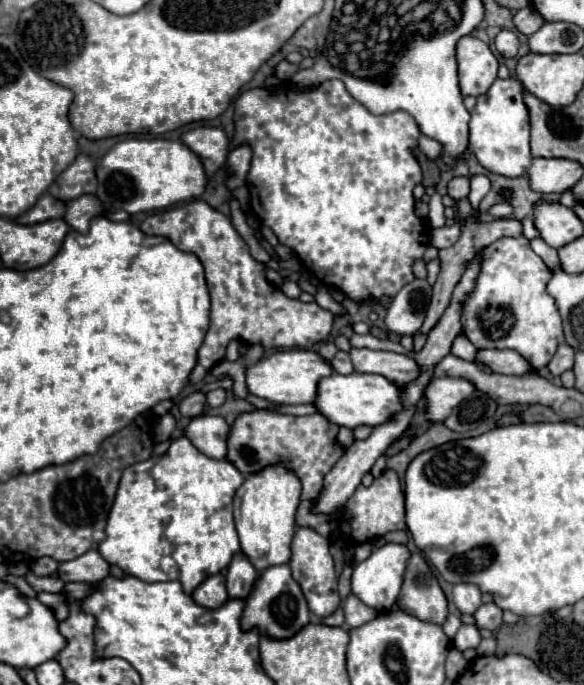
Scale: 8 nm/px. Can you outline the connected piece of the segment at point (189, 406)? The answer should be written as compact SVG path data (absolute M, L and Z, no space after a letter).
M194 391L194 393L190 393L188 397L184 397L184 399L180 401L180 405L178 405L178 411L180 411L180 415L182 415L182 417L188 417L188 419L192 419L192 417L198 417L198 415L202 415L202 411L204 411L204 405L206 405L206 397L204 397L202 393Z

